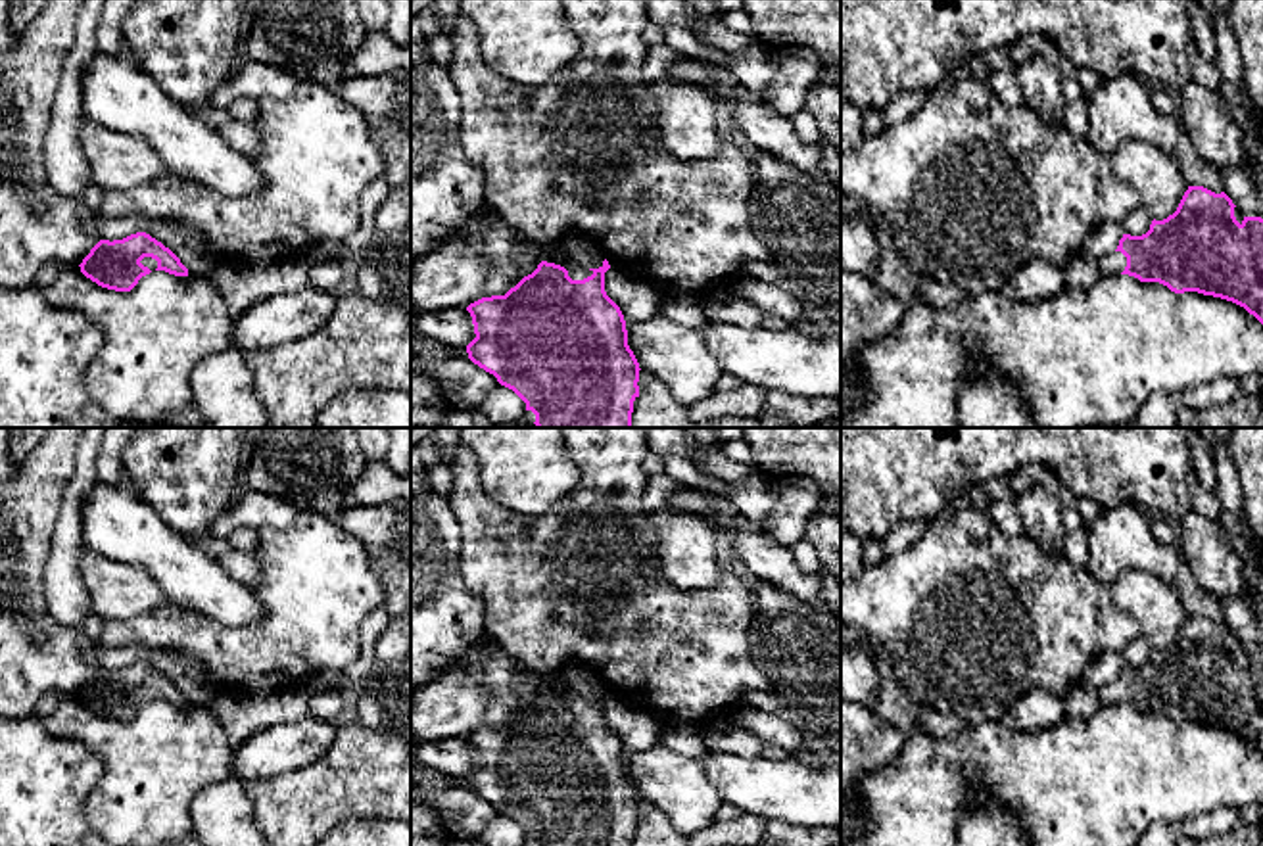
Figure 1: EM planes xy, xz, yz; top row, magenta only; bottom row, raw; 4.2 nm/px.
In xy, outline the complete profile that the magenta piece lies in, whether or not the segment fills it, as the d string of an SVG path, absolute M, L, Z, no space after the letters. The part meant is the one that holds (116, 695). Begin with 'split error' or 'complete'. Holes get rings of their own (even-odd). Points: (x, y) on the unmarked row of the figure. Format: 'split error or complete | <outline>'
split error | M146 662L113 671L100 670L79 696L86 708L115 721L131 721L152 700L188 706L180 689Z

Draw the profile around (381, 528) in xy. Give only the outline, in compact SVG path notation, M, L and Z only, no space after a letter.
M359 505L342 514L342 528L355 535L369 552L370 564L384 585L386 610L390 618L411 614L411 528L407 520L407 505Z

